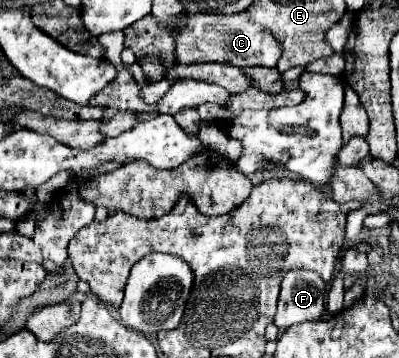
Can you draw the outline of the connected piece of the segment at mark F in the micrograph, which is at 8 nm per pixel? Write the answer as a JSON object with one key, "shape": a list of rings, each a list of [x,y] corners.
{"shape":[[[290,269],[282,279],[274,323],[280,329],[304,321],[318,321],[324,311],[324,281],[308,269]]]}

